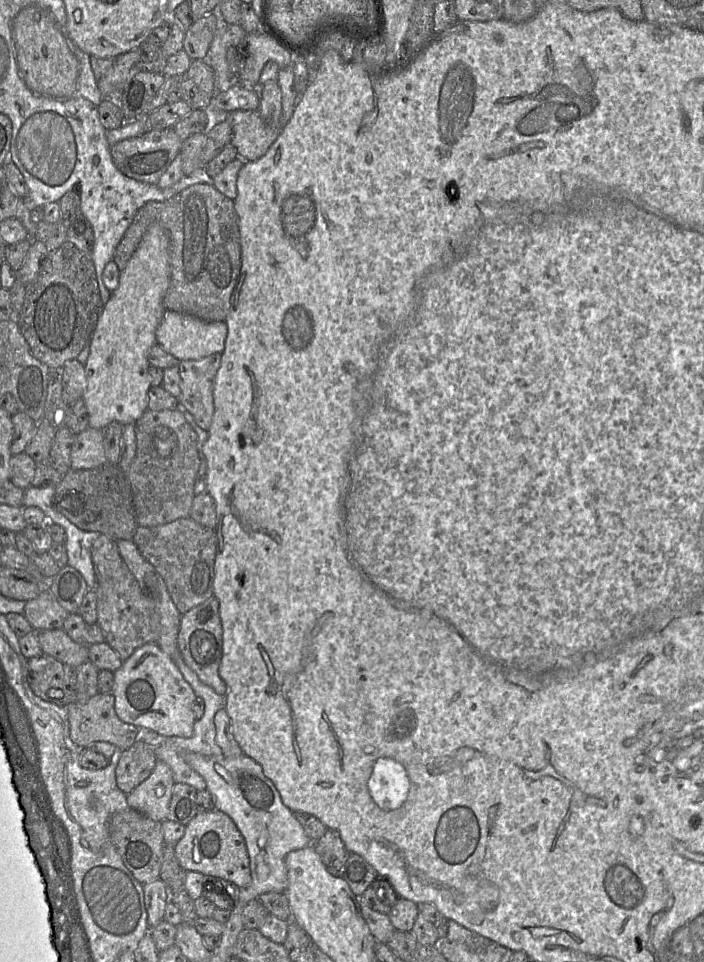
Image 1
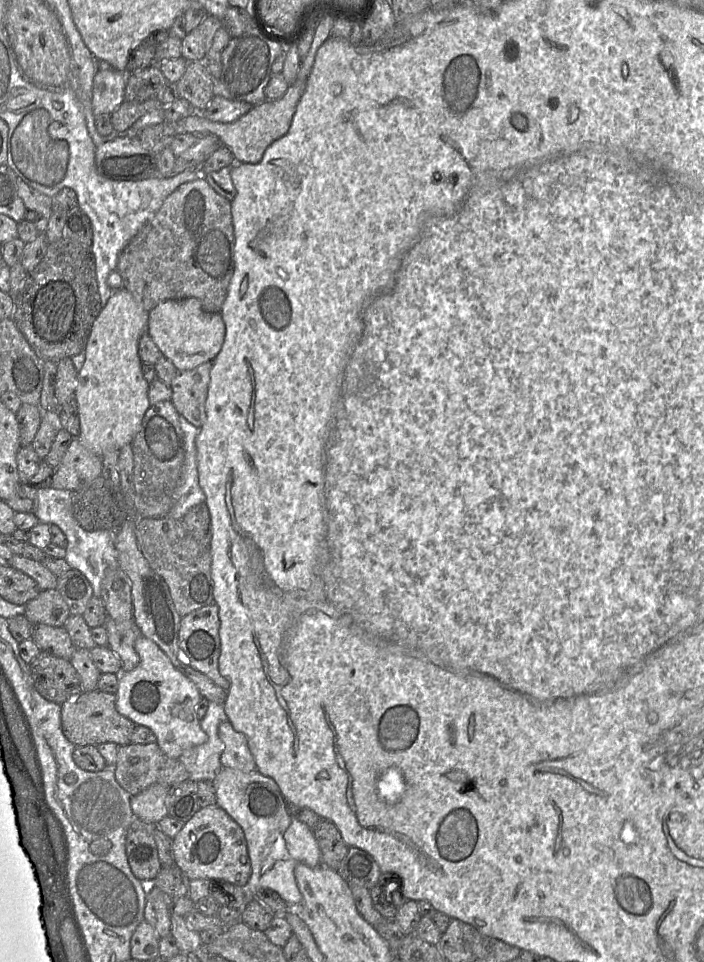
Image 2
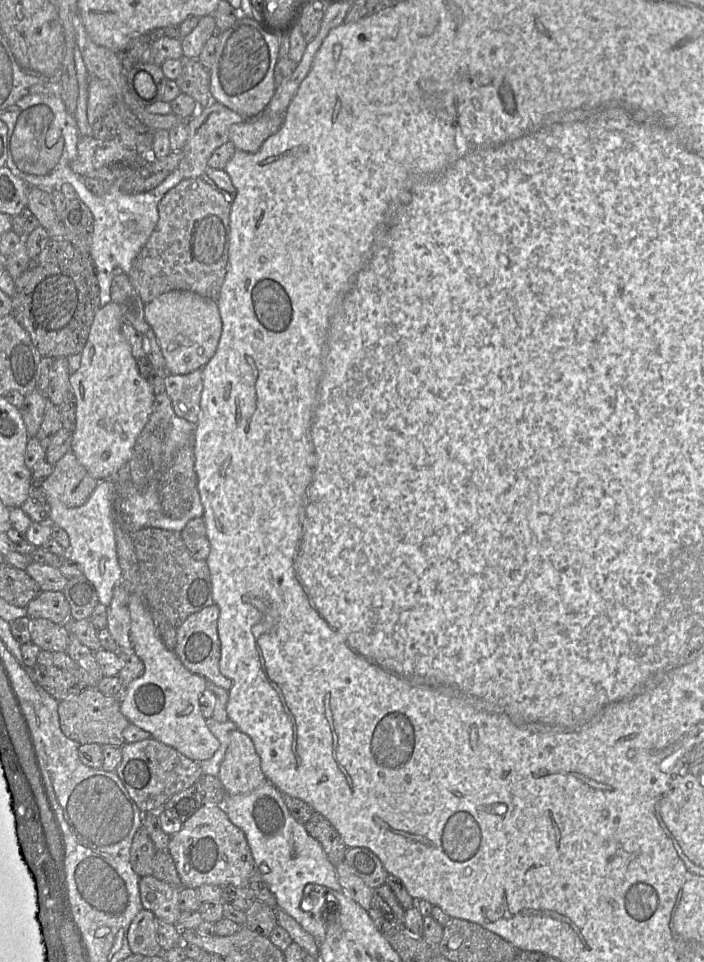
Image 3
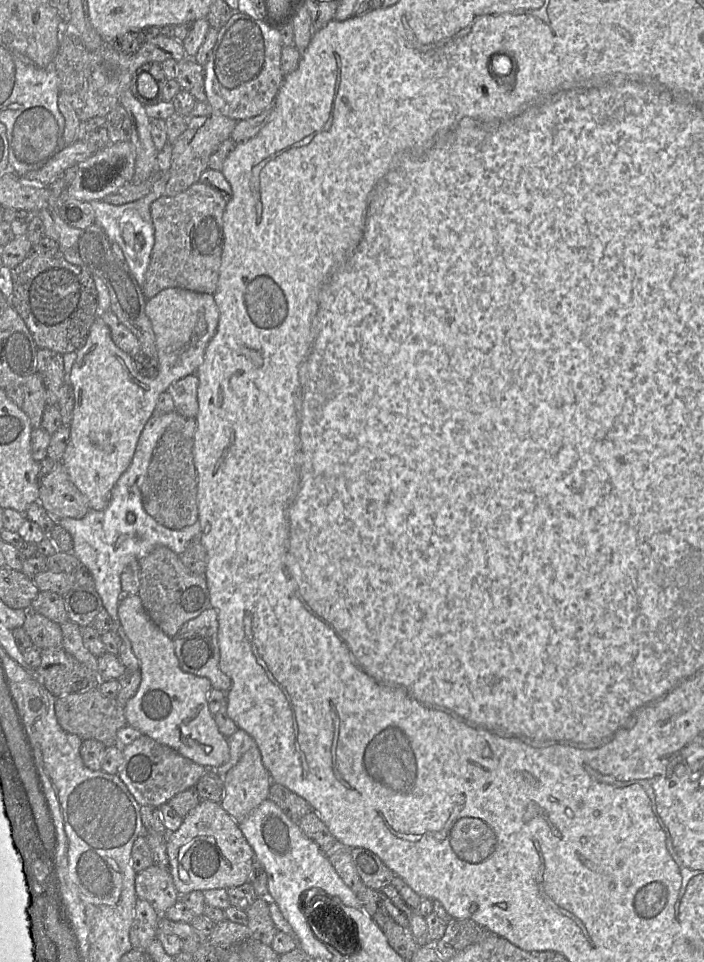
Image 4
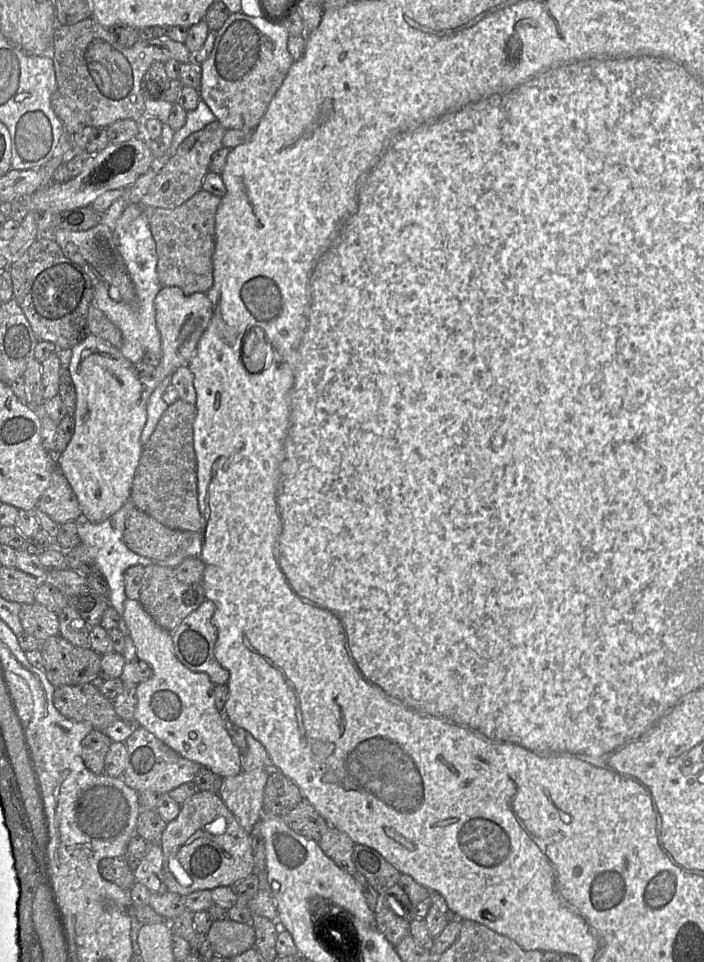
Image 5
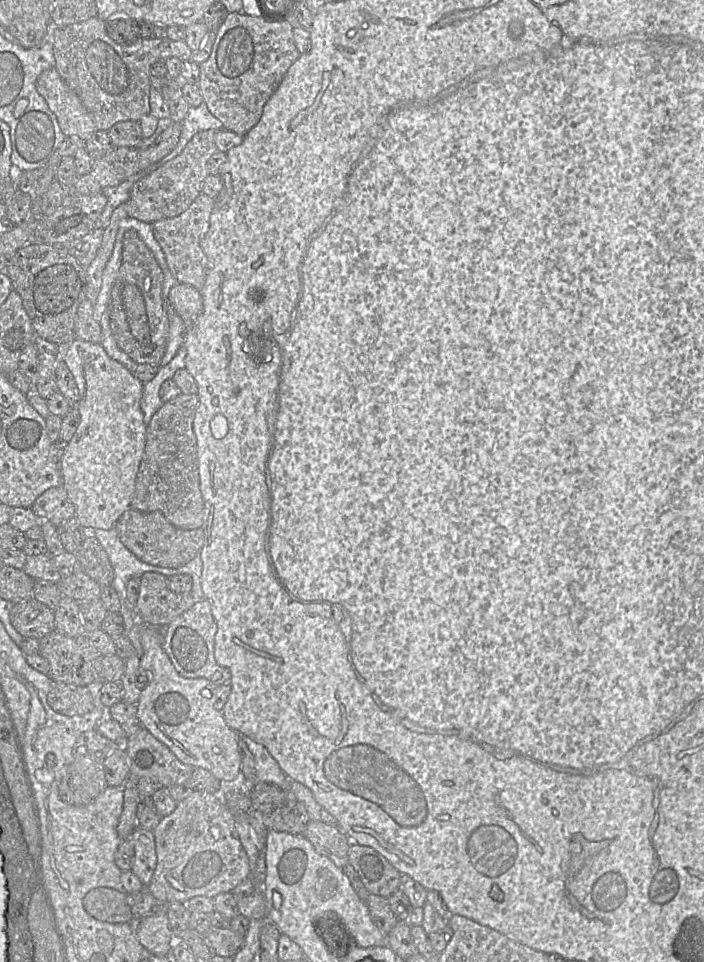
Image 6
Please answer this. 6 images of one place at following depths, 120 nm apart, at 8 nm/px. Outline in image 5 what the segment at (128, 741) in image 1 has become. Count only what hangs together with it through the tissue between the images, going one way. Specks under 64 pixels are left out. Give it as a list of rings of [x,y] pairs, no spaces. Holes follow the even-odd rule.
[[[93,683],[56,687],[53,702],[66,718],[89,722],[96,730],[105,731],[119,719],[114,709],[114,700],[106,698]]]

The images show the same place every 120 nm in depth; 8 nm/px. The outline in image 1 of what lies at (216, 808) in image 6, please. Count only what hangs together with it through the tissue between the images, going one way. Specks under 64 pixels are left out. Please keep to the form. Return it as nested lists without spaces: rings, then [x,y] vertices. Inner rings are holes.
[[[217,809],[200,812],[185,826],[184,836],[174,846],[177,860],[184,871],[224,879],[240,888],[251,884],[252,875],[245,839],[226,813]]]

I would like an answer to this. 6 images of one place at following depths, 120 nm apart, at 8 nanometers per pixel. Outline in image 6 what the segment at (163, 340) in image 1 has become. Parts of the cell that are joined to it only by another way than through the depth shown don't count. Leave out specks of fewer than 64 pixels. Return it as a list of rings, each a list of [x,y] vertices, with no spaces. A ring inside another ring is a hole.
[[[189,284],[174,285],[169,292],[168,301],[183,320],[185,329],[194,323],[203,309],[200,291]]]

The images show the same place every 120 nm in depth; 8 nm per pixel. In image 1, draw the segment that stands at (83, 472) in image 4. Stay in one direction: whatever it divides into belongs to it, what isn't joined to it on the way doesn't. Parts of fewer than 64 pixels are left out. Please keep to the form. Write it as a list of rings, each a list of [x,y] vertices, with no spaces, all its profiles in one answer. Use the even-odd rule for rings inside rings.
[[[159,223],[151,224],[126,267],[120,271],[119,285],[99,318],[90,343],[90,354],[84,365],[87,384],[82,400],[88,410],[89,427],[103,430],[112,422],[134,424],[148,409],[148,391],[151,387],[148,354],[157,344],[156,329],[166,311],[163,301],[170,284],[169,246],[167,230]]]

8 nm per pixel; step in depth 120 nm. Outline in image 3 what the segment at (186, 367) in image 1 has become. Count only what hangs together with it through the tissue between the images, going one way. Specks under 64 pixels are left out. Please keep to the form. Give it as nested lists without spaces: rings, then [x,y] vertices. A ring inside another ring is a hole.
[[[202,368],[189,374],[166,376],[165,392],[172,402],[175,414],[195,425],[200,420],[202,389]]]

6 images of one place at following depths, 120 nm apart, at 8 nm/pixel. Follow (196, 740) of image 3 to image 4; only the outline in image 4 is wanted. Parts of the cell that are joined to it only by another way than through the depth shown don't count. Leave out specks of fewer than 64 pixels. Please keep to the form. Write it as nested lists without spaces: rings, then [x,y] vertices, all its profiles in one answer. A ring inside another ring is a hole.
[[[123,595],[119,620],[140,662],[141,683],[124,707],[127,724],[157,742],[166,745],[193,762],[216,769],[230,759],[230,749],[218,729],[207,696],[213,688],[206,677],[183,671],[175,653],[174,639],[165,634],[150,618],[137,595]]]

